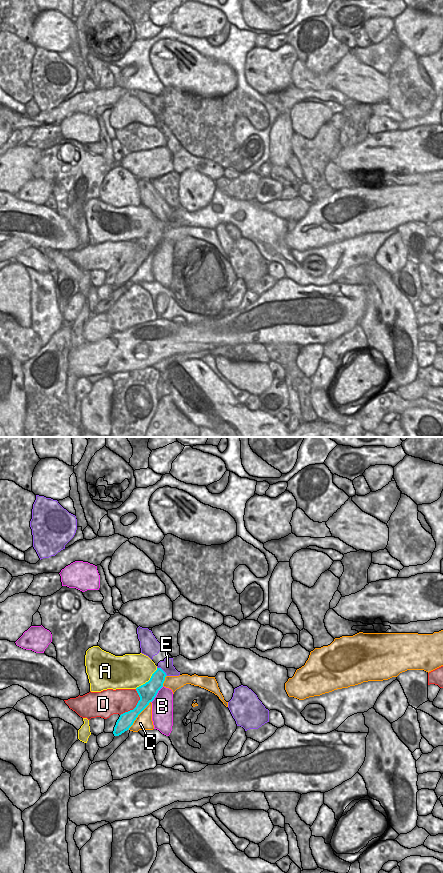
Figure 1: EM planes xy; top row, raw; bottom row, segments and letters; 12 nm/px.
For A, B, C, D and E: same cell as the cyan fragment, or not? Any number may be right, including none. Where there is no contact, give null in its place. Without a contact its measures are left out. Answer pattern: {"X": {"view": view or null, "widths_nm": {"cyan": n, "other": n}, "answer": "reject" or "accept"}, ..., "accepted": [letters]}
{"A": {"view": "xy", "widths_nm": {"cyan": 220, "other": 420}, "answer": "reject"}, "B": {"view": "xy", "widths_nm": {"cyan": 220, "other": 260}, "answer": "reject"}, "C": {"view": "xy", "widths_nm": {"cyan": 180, "other": 190}, "answer": "reject"}, "D": {"view": "xy", "widths_nm": {"cyan": 220, "other": 300}, "answer": "reject"}, "E": {"view": "xy", "widths_nm": {"cyan": 170, "other": 150}, "answer": "reject"}, "accepted": []}

